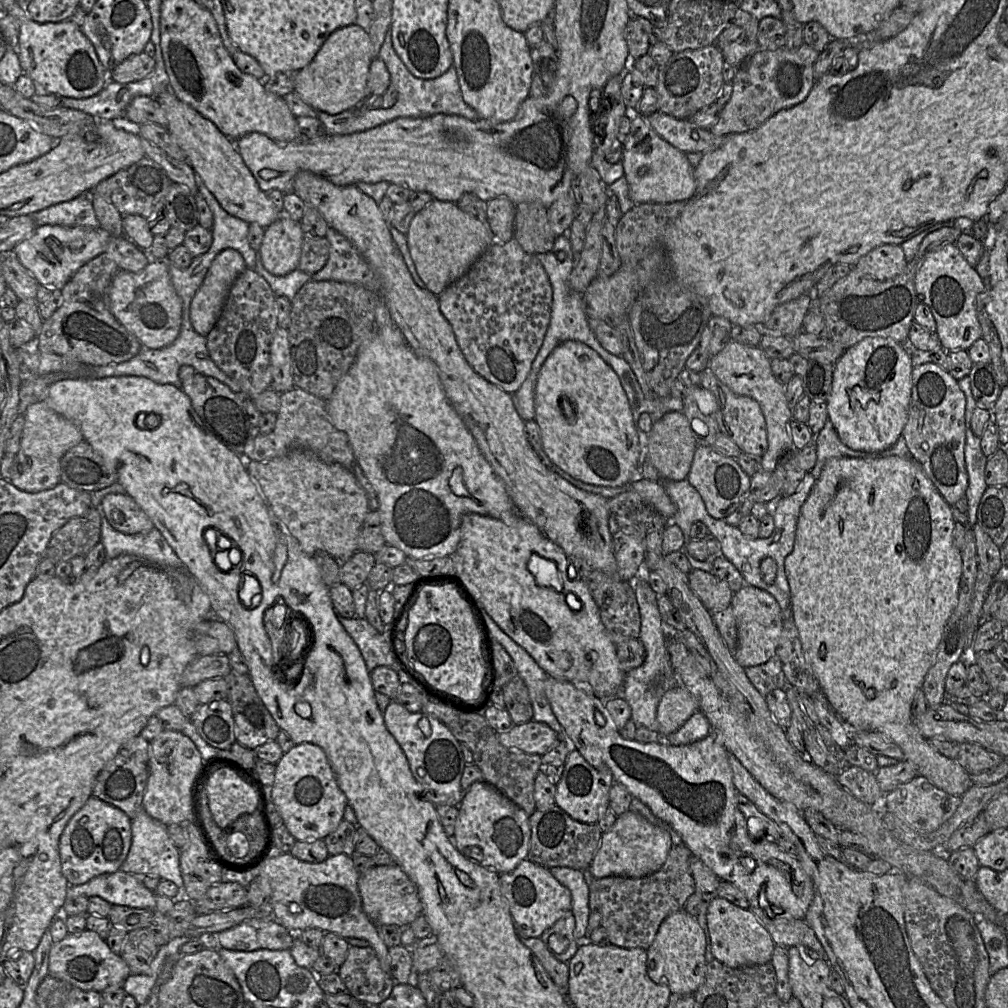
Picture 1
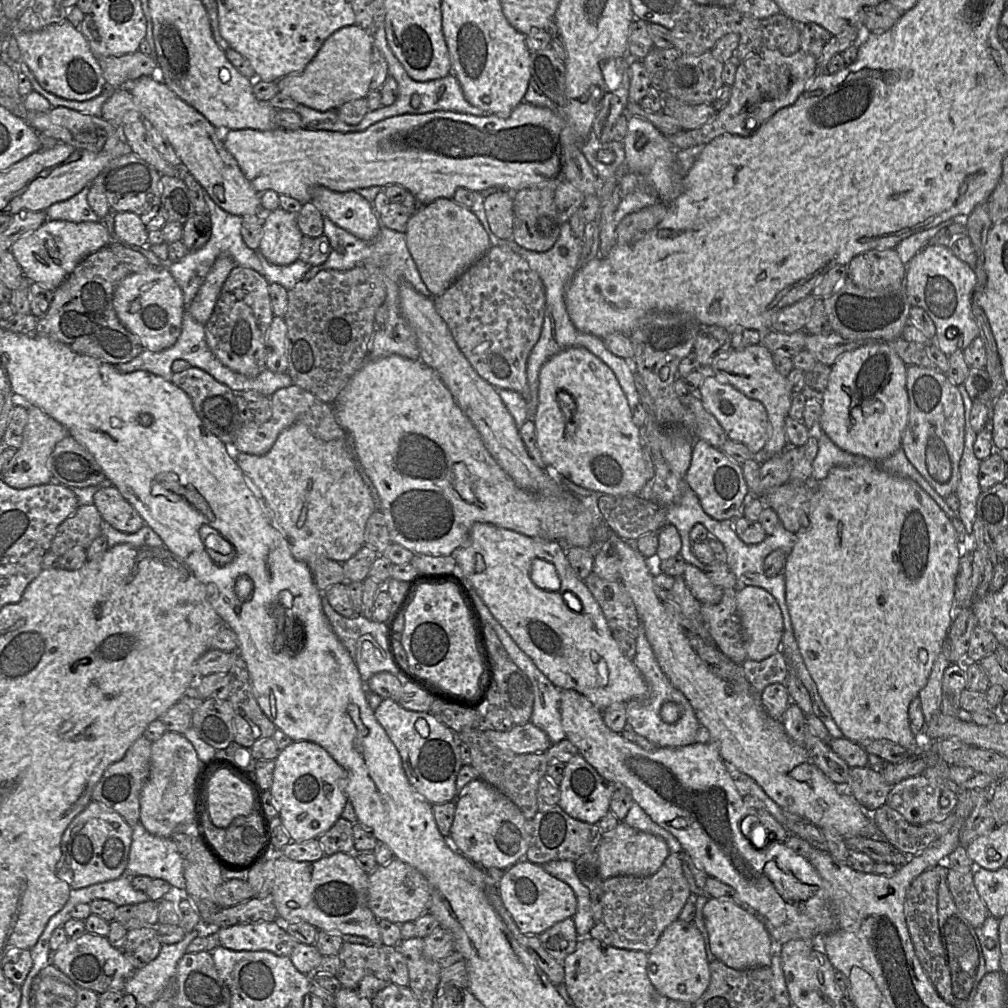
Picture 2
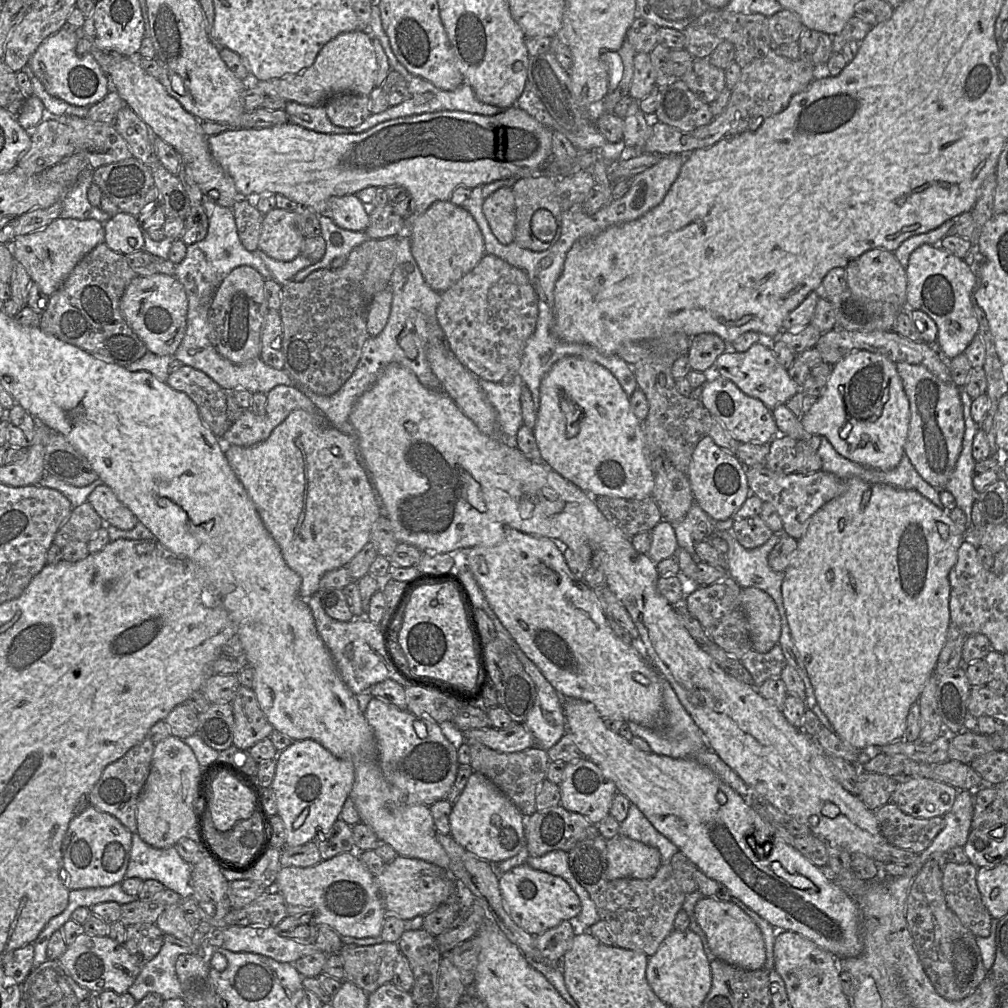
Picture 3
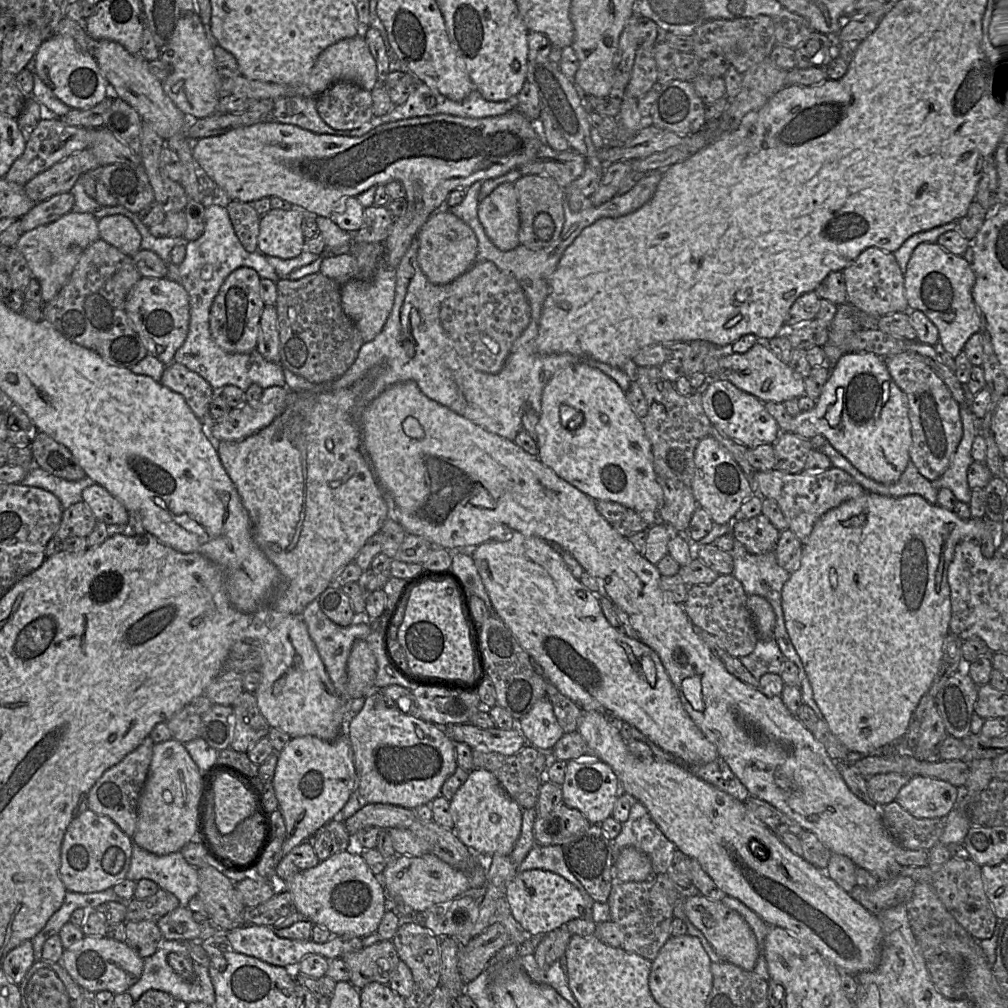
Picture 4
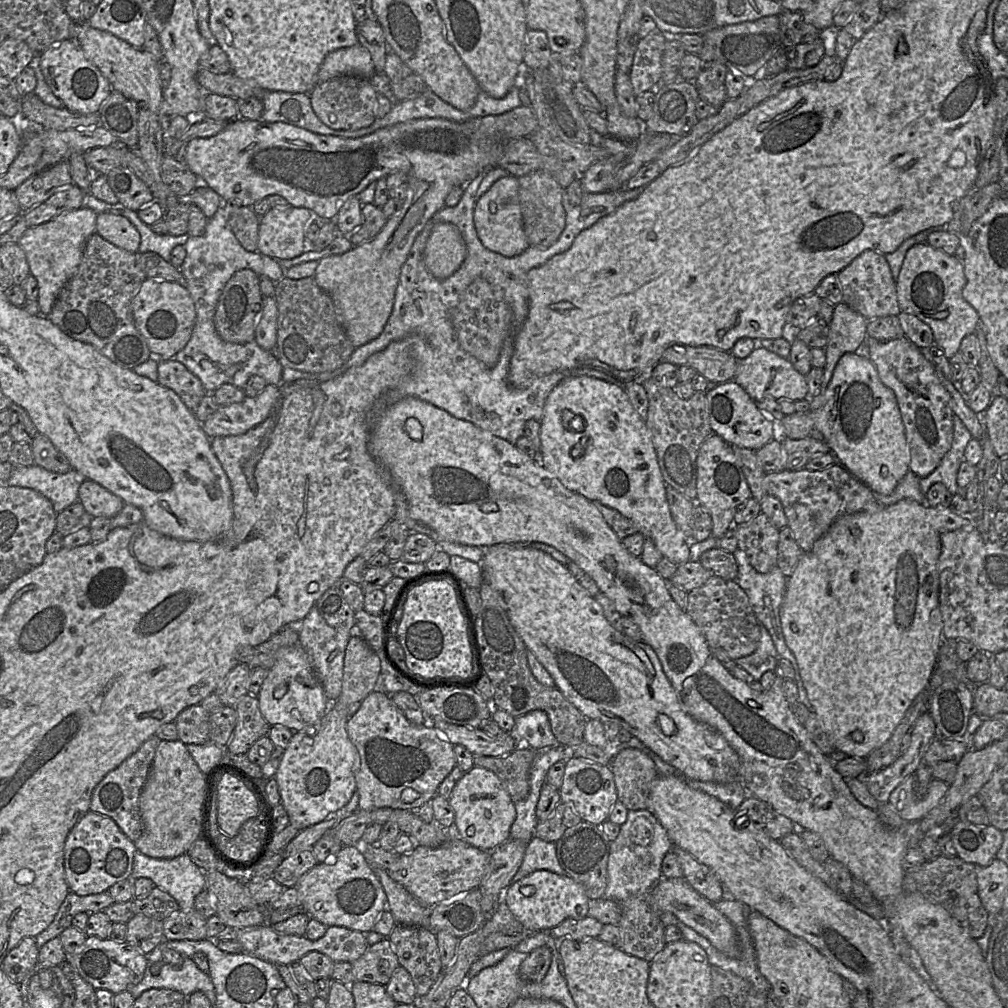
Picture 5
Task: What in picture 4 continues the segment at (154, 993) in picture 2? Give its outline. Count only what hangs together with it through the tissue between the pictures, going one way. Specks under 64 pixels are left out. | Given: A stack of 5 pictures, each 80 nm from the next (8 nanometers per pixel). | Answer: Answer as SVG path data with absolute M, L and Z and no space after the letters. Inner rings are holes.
M163 939L156 952L143 959L144 965L140 979L126 992L131 995L134 1001L137 1001L141 995L148 990L159 990L169 993L175 1000L182 1000L186 1003L200 1001L213 1006L215 1003L215 991L207 967L194 962L193 969L196 974L194 981L187 982L182 979L168 964L167 956L171 952L186 955L188 954L188 949L178 947L178 945L169 945L171 941L172 940Z

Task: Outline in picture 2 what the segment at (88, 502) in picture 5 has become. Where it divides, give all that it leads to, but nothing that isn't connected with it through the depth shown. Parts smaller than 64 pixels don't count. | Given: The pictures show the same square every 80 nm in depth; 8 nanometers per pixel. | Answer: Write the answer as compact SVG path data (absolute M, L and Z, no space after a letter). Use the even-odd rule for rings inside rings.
M114 486L102 487L94 496L94 503L102 519L124 533L136 533L145 522L136 509Z

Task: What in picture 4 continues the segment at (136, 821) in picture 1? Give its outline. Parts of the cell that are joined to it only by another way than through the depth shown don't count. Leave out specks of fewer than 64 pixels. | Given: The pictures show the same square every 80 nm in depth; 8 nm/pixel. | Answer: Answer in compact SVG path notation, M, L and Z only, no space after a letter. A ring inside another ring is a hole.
M133 843L132 859L126 878L153 880L158 886L175 895L181 907L198 894L198 869L190 865L180 851L157 855Z

